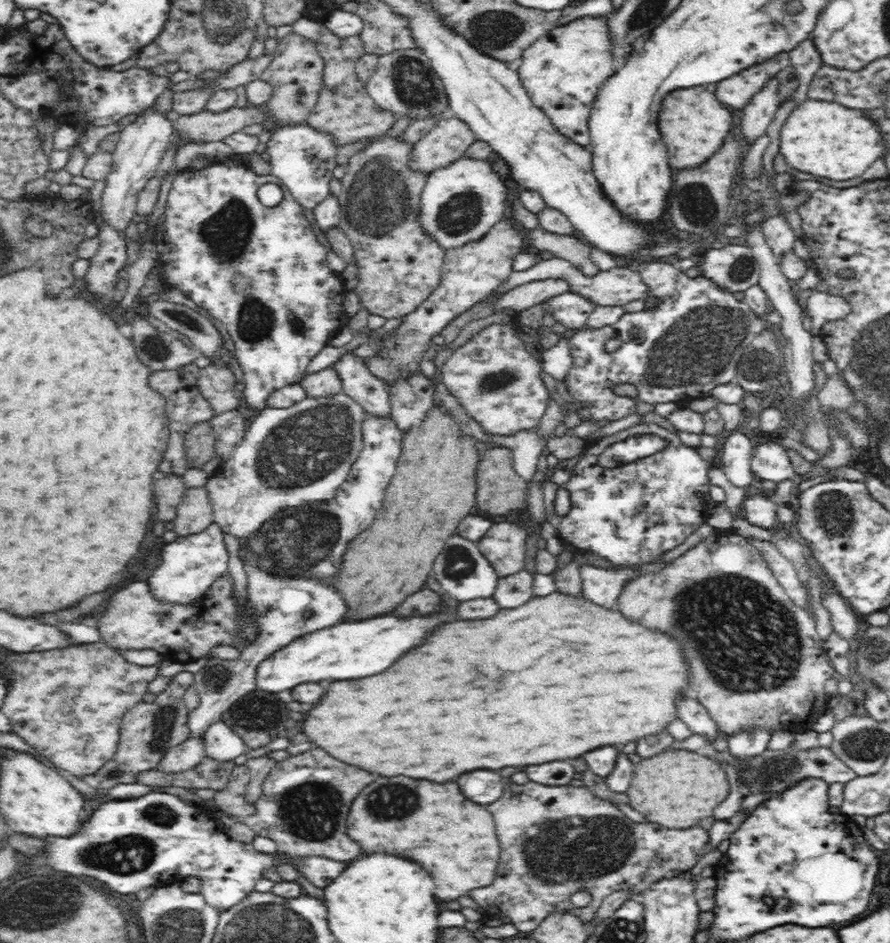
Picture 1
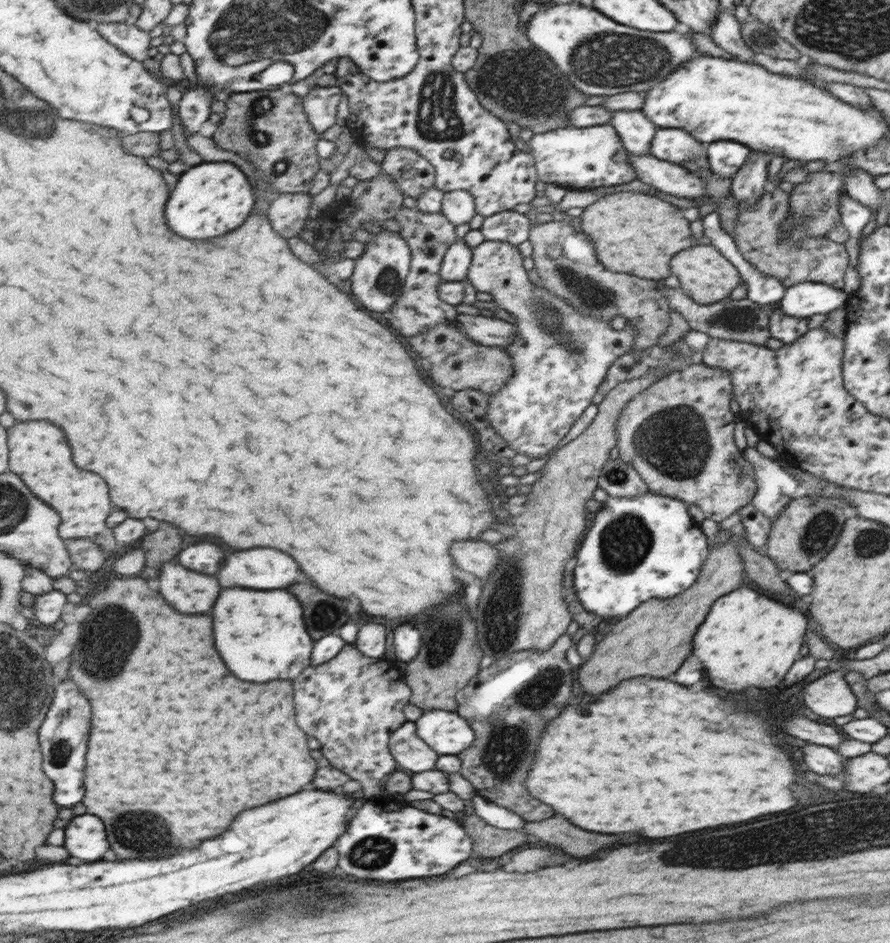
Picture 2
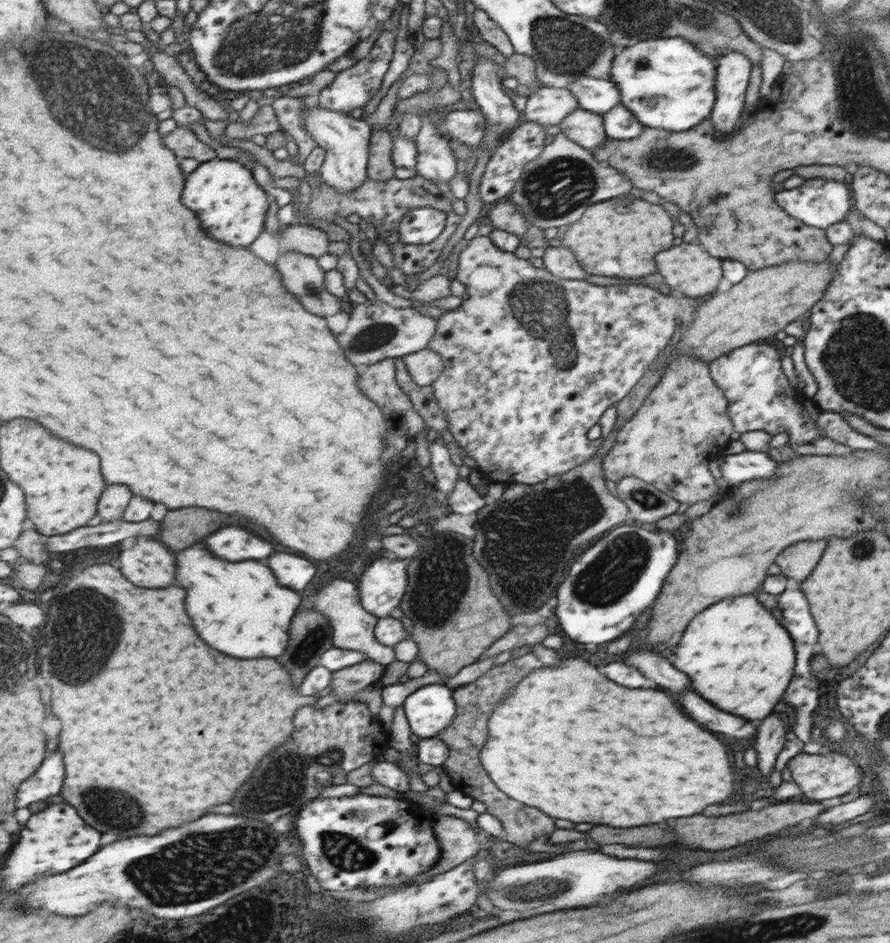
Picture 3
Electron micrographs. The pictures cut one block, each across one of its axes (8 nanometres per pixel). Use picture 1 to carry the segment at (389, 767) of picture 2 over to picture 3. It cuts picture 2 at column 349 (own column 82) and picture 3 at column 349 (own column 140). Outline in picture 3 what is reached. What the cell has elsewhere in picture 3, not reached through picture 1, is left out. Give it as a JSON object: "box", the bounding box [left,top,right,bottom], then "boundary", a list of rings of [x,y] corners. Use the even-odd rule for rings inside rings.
{"box":[331,659,388,703],"boundary":[[[367,659],[335,672],[333,684],[331,684],[333,686],[332,692],[337,694],[337,702],[351,703],[352,696],[356,692],[370,686],[370,684],[381,684],[380,680],[384,680],[384,676],[388,676],[388,667]]]}

